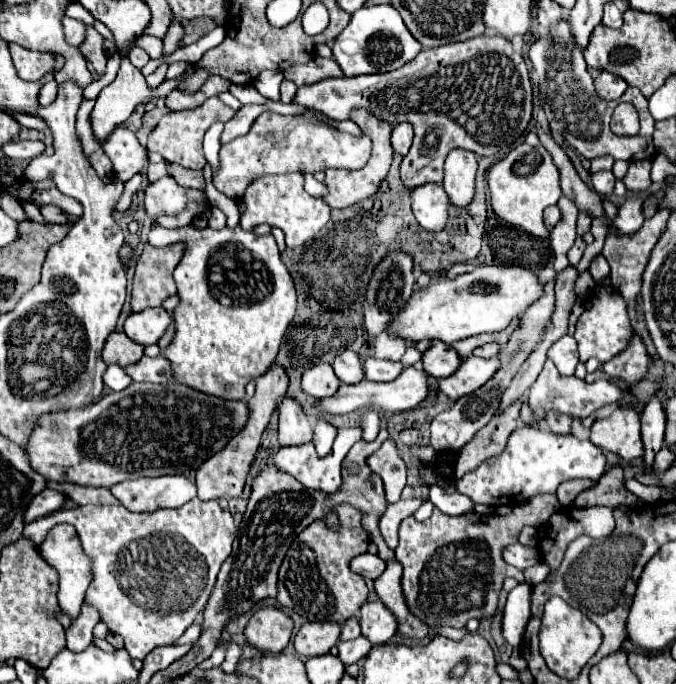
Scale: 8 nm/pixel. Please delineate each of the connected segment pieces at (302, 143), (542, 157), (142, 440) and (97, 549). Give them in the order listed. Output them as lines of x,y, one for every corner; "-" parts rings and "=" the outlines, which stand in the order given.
306,108
304,114
284,116
276,112
262,112
254,120
248,134
228,142
220,148
220,168
216,170
212,184
218,192
232,200
240,200
246,186
262,174
284,174
284,172
320,172
328,168
358,170
370,158
370,138
356,138
352,134
340,132
330,122
320,118
318,110
=
520,144
514,150
508,152
506,158
502,158
500,162
496,162
490,170
488,170
488,188
490,188
490,202
492,202
492,210
496,212
498,218
502,218
504,222
518,226
522,230
526,230
532,236
538,238
548,238
548,230
544,228
542,222
542,212
544,208
556,204
562,196
560,184
558,184
558,168
554,166
550,154
538,146
538,162
534,162
536,166
528,172
528,174
518,174
516,168
526,164
526,156
530,156
536,148
528,146
528,144
=
132,382
126,390
110,392
88,408
54,412
40,418
38,426
30,436
28,456
32,468
48,480
72,482
80,486
112,486
142,476
190,474
200,464
204,464
212,454
220,452
242,430
244,422
248,422
246,402
212,398
180,382
156,386
=
192,498
192,502
186,502
180,508
156,510
148,514
134,514
122,506
78,506
28,522
24,526
24,536
40,546
46,532
63,522
76,528
84,554
90,558
92,582
86,590
84,602
92,602
92,606
100,610
100,622
104,622
110,632
120,634
128,654
138,660
144,660
144,656
158,646
174,644
204,610
218,570
230,556
232,540
236,536
232,514
222,510
216,500
202,502
200,498

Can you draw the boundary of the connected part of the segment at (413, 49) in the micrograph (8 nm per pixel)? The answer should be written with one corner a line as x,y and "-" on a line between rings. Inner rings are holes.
388,4
360,8
352,14
350,24
338,34
334,46
334,58
344,70
344,76
360,76
360,74
374,74
374,72
390,72
404,66
412,60
420,50
420,42
410,34
398,10

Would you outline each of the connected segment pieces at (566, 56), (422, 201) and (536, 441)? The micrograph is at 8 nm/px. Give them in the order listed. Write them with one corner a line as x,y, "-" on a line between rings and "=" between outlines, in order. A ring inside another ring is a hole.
564,20
556,28
548,30
548,36
542,36
540,40
536,40
532,44
530,60
532,60
534,72
538,76
538,86
540,86
540,94
546,104
546,110
550,110
554,114
556,124
560,122
566,142
572,144
584,158
594,160
598,156
612,156
614,160
626,160
626,162
652,158
650,142
652,142
654,118
648,112
648,100
636,88
628,88
622,94
622,98
616,100
616,104
632,102
636,106
636,110
640,110
640,124
642,124
642,130
636,136
616,136
610,130
610,118
612,118
616,104
604,102
596,96
592,78
586,70
582,50
574,44
568,24
=
424,184
416,190
410,190
412,194
412,210
416,220
422,228
430,232
438,232
446,226
448,216
448,196
440,184
=
528,426
516,428
506,444
506,450
498,456
488,458
476,470
468,472
456,482
460,494
466,494
474,504
488,506
518,506
536,494
556,494
562,482
586,478
598,482
606,470
604,452
590,440
578,440
576,436
560,436
546,428
534,430

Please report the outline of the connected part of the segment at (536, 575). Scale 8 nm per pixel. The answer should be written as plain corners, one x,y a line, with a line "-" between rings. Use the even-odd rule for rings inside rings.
538,562
536,566
524,570
524,580
528,584
540,584
546,580
546,576
548,576
548,566
544,562

